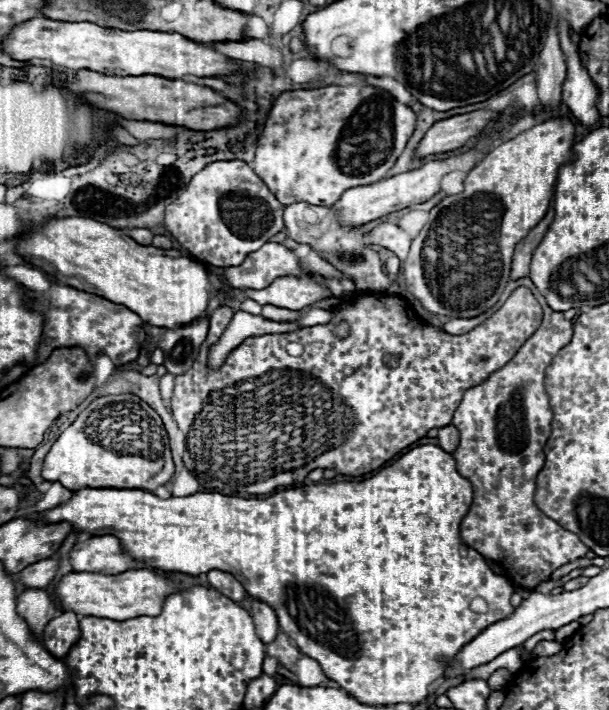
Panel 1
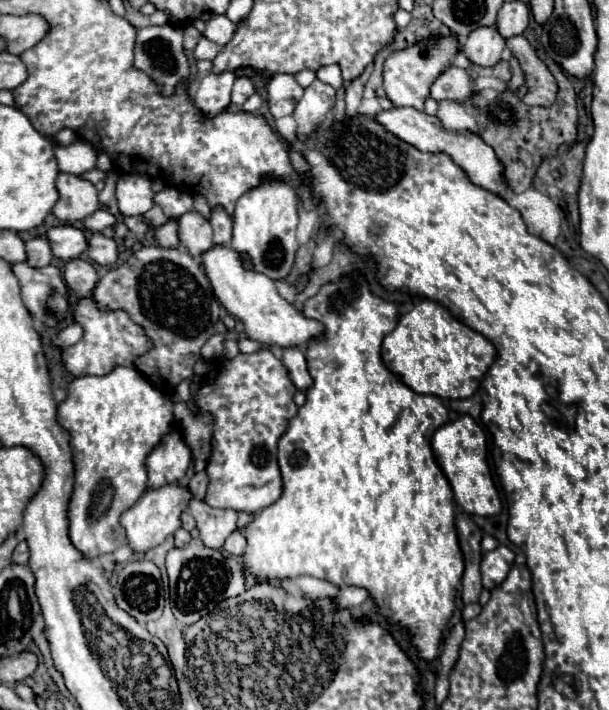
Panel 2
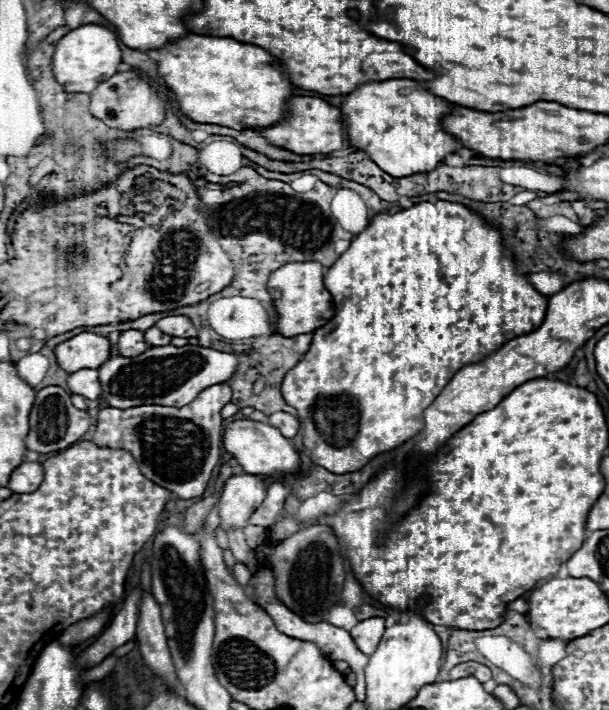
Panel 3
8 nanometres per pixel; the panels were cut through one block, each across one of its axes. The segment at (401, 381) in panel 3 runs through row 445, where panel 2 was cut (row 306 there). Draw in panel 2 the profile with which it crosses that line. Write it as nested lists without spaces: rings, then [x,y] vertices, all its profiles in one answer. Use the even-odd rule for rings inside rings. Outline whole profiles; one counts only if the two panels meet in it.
[[[356,270],[352,274],[344,274],[340,276],[338,282],[328,282],[324,284],[316,296],[308,298],[304,302],[304,312],[306,318],[314,318],[318,322],[324,324],[324,332],[320,336],[314,336],[308,344],[306,344],[306,362],[308,362],[308,372],[312,376],[312,386],[306,390],[306,402],[304,406],[298,408],[298,414],[290,420],[288,430],[284,432],[284,436],[278,442],[278,464],[280,464],[280,472],[284,478],[284,490],[282,496],[270,504],[268,508],[264,508],[258,516],[254,516],[254,520],[246,526],[244,536],[248,540],[246,552],[244,552],[244,560],[248,570],[260,578],[260,580],[268,580],[274,582],[278,578],[294,578],[300,574],[308,574],[308,576],[316,576],[316,578],[324,578],[334,582],[336,586],[344,588],[350,584],[362,586],[370,592],[370,596],[376,600],[376,604],[380,606],[380,610],[390,616],[392,620],[396,620],[400,626],[408,628],[414,638],[414,646],[420,650],[420,656],[426,660],[434,660],[438,656],[438,646],[440,646],[440,638],[442,638],[442,628],[446,626],[448,618],[454,612],[454,598],[456,598],[456,586],[462,578],[464,572],[464,556],[460,552],[458,546],[458,534],[456,534],[456,506],[454,506],[454,492],[450,482],[446,480],[442,468],[438,466],[434,452],[432,452],[432,434],[450,422],[448,416],[448,408],[444,406],[444,400],[434,396],[434,394],[416,394],[410,386],[406,386],[398,374],[394,374],[382,360],[382,342],[384,338],[396,328],[396,322],[400,318],[400,304],[378,298],[372,294],[368,278],[364,276],[362,270]]]

